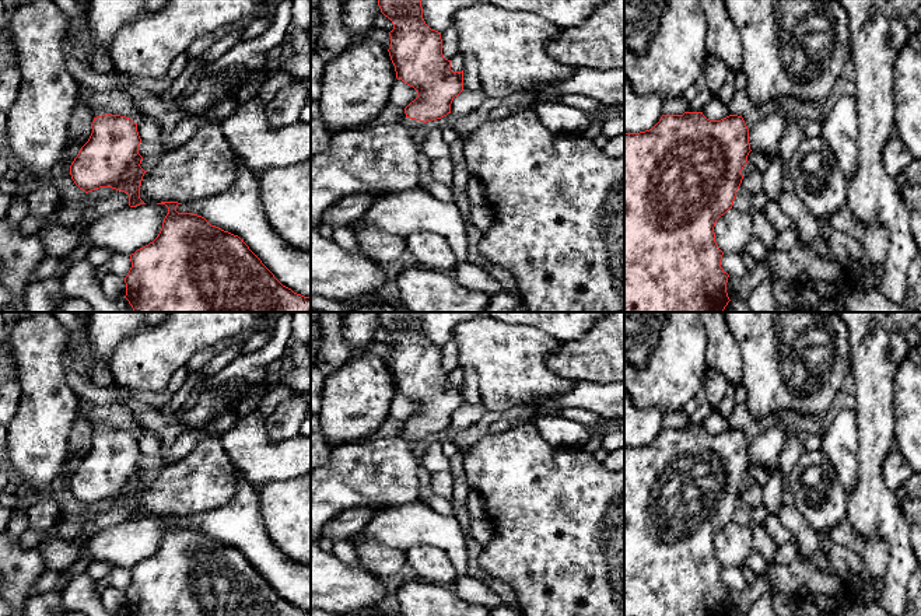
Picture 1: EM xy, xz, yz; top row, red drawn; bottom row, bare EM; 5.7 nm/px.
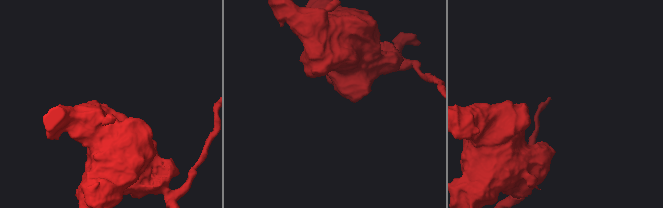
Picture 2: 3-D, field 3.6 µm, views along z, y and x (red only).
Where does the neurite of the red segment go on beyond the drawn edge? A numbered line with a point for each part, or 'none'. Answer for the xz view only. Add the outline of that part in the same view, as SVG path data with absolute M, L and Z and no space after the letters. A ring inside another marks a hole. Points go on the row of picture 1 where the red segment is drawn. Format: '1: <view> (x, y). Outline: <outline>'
1: xz (384, 158). Outline: M405 118L368 129L332 133L330 144L311 158L311 228L318 228L323 213L342 199L361 193L409 192L420 188L420 143L413 132L424 122Z

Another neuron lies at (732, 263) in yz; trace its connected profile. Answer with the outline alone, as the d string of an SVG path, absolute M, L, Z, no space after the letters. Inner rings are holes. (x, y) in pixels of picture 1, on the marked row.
M724 253L721 259L721 267L729 276L743 277L749 273L749 269L745 266L740 253Z

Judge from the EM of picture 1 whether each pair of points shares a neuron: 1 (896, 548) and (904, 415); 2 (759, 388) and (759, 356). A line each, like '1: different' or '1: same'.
1: different
2: same

